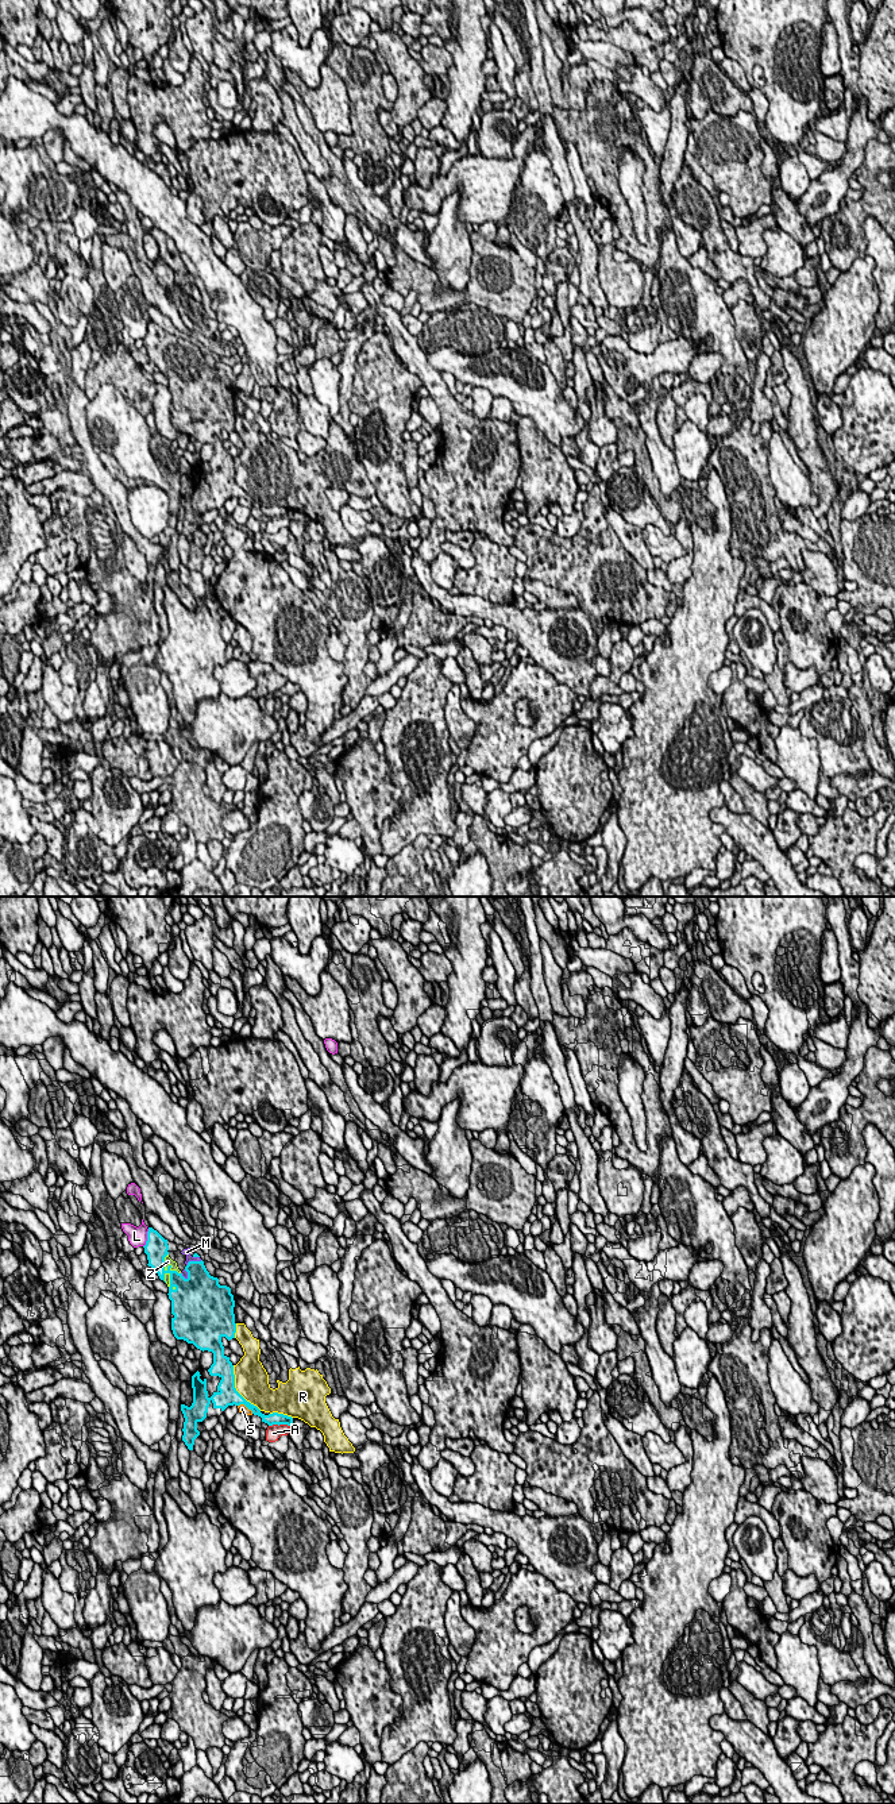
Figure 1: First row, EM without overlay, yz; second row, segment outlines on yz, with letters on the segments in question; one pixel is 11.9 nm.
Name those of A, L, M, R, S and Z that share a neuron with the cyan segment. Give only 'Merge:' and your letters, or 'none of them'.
Merge: M, Z

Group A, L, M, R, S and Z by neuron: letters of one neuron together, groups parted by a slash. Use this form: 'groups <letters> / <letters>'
groups A S / L / M Z / R

